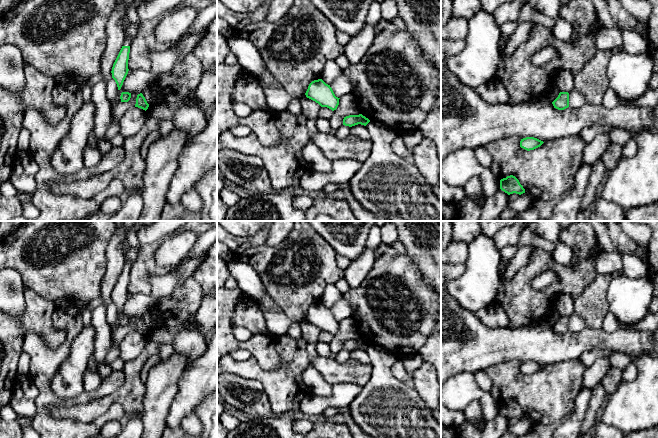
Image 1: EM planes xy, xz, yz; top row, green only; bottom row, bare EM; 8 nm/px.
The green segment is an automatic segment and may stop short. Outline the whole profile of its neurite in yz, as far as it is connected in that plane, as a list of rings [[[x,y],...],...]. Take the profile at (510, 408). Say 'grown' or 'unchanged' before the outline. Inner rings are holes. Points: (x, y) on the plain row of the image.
unchanged | [[[513,399],[500,404],[500,413],[508,419],[513,417],[521,419],[525,417],[525,413],[520,408],[519,404]]]

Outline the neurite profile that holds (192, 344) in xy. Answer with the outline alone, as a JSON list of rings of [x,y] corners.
[[[183,330],[172,344],[174,350],[187,358],[187,365],[203,355],[207,349],[207,338],[197,331]]]

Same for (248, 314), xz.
[[[250,300],[240,303],[231,316],[231,320],[235,326],[245,327],[253,335],[269,335],[258,303]]]

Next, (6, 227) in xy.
[[[0,221],[0,242],[18,229],[23,221]]]

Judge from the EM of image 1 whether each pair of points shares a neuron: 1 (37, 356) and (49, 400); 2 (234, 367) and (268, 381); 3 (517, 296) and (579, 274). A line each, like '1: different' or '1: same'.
1: same
2: same
3: same

